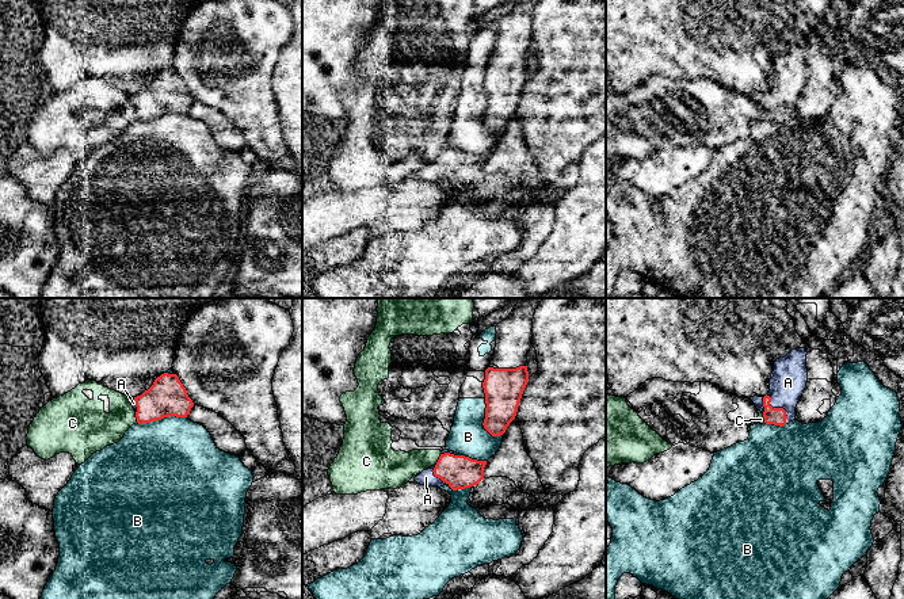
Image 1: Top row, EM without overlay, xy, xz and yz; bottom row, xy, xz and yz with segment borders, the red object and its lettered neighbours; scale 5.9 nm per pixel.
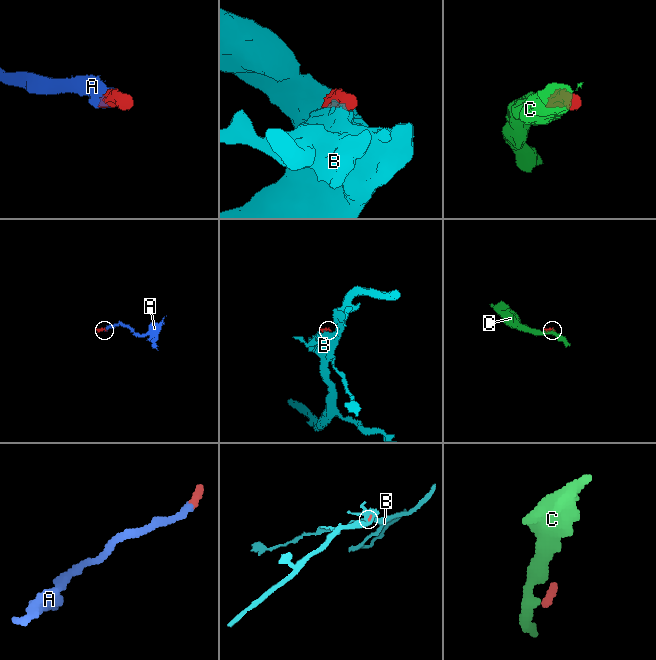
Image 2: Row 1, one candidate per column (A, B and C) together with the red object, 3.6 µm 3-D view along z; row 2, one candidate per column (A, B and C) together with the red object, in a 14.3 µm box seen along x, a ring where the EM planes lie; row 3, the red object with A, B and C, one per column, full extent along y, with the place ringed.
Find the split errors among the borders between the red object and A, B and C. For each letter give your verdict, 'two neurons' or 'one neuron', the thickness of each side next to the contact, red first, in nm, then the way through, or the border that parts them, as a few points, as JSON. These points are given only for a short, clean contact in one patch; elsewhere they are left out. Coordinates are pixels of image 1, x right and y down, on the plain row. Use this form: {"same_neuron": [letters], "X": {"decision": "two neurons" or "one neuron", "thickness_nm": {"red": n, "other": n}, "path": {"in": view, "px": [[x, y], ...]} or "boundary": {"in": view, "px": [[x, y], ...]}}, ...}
{"same_neuron": ["A"], "A": {"decision": "one neuron", "thickness_nm": {"red": 110, "other": 220}}, "B": {"decision": "two neurons", "thickness_nm": {"red": 220, "other": 480}}, "C": {"decision": "two neurons", "thickness_nm": {"red": 200, "other": 200}, "boundary": {"in": "xz", "px": [[441, 149], [435, 161]]}}}

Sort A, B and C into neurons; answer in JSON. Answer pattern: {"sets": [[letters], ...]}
{"sets": [["A"], ["B"], ["C"]]}

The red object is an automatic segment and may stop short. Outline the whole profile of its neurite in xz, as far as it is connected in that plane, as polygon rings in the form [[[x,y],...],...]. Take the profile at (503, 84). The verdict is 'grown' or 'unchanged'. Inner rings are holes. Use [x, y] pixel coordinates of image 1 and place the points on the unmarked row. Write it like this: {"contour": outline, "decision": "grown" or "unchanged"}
{"contour": [[[516,0],[510,12],[496,22],[496,43],[491,56],[491,64],[485,66],[482,79],[485,89],[484,125],[492,133],[506,129],[515,115],[523,87],[529,77],[527,50],[533,43],[533,15],[539,0]]], "decision": "grown"}

